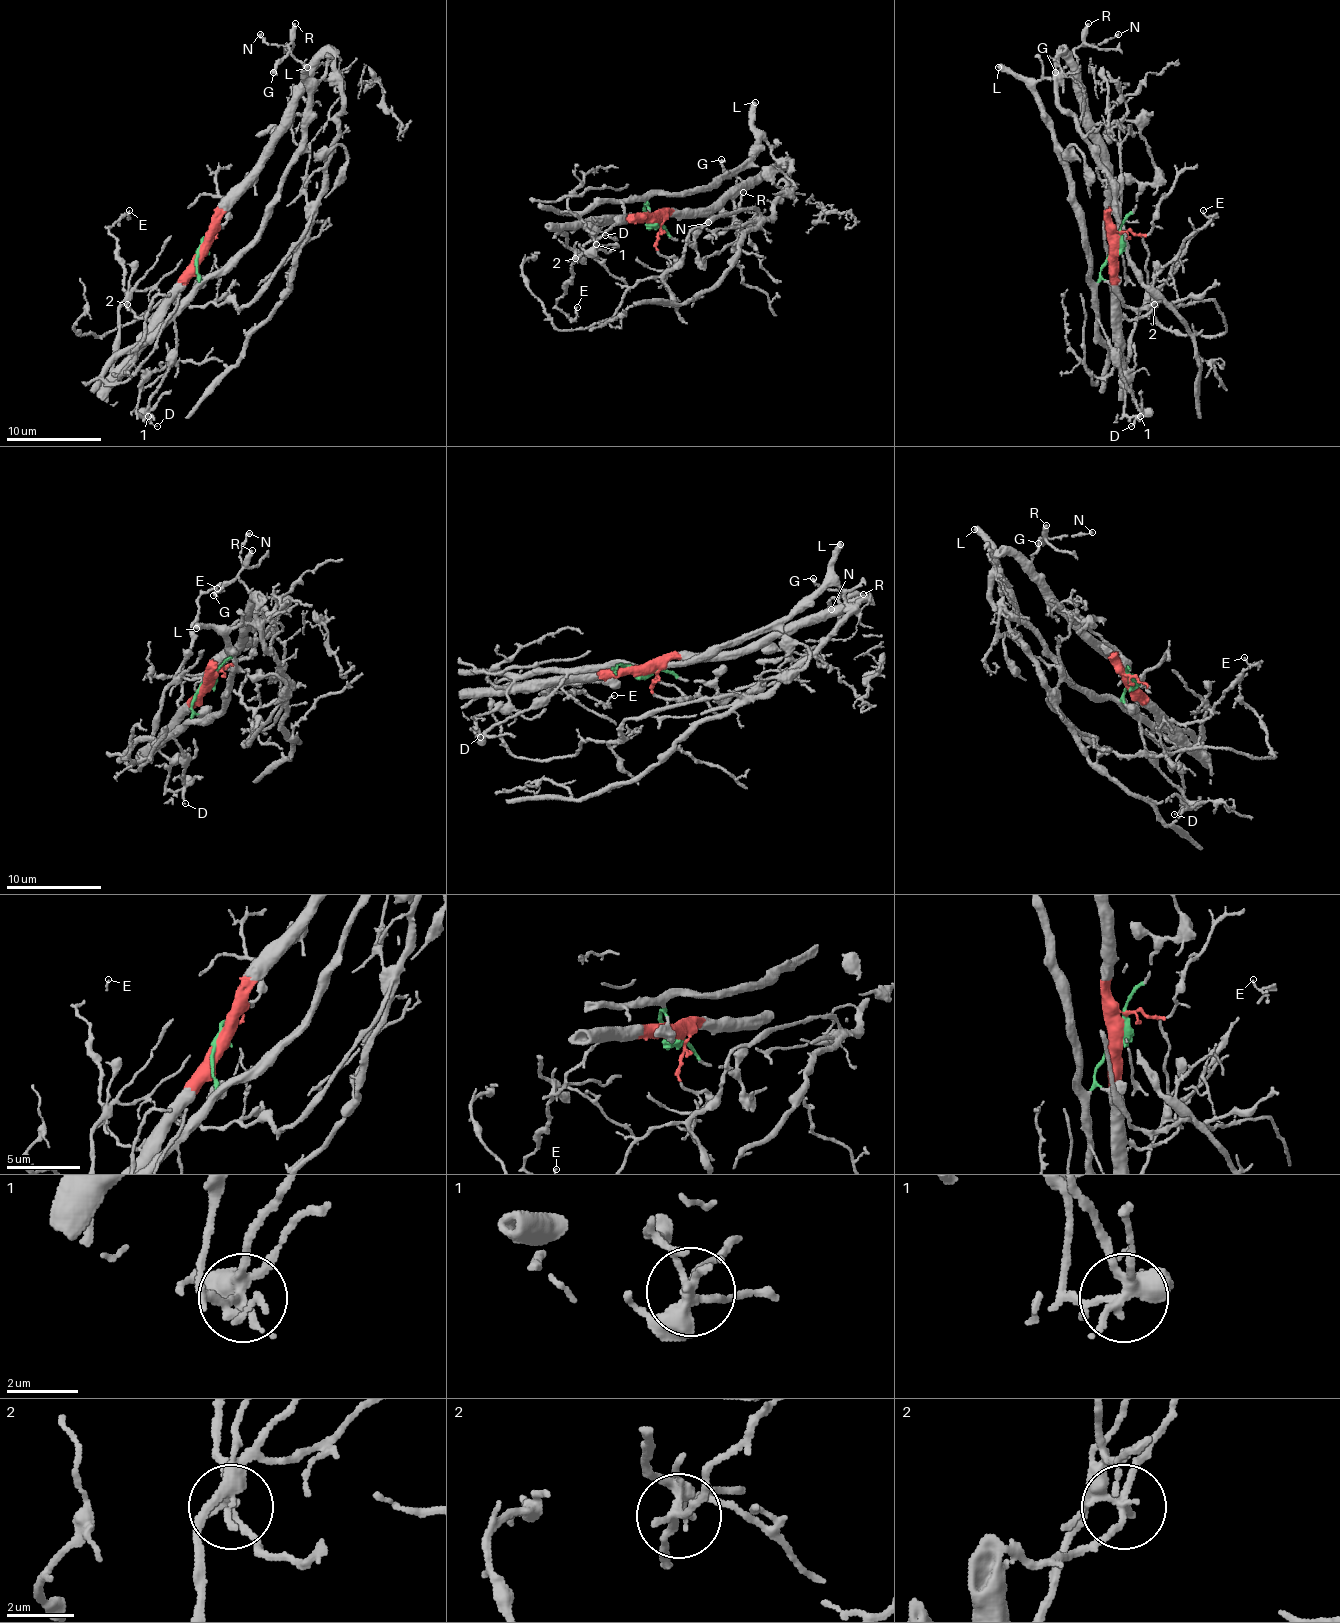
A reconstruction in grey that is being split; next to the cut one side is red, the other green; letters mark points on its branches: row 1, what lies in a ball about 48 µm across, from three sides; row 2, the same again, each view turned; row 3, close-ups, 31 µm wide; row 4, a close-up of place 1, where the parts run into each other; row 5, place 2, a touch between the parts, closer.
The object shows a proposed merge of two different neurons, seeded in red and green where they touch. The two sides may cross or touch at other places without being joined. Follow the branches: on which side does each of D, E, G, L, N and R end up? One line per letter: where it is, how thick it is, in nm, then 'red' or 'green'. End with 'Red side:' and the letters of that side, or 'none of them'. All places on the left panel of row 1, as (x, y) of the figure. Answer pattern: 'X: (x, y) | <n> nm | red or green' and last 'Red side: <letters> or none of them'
D: (157, 426) | 150 nm | green
E: (129, 210) | 140 nm | red
G: (273, 72) | 240 nm | red
L: (307, 67) | 480 nm | green
N: (260, 34) | 180 nm | red
R: (295, 23) | 300 nm | red
Red side: E, G, N, R

